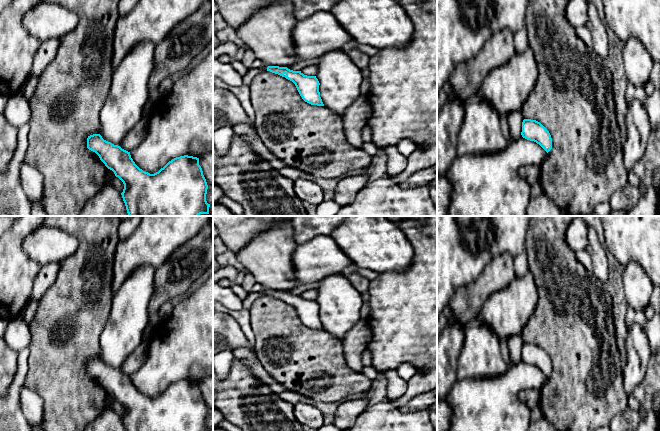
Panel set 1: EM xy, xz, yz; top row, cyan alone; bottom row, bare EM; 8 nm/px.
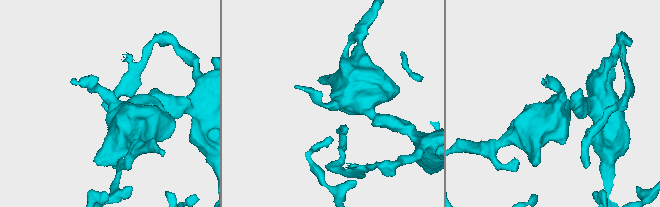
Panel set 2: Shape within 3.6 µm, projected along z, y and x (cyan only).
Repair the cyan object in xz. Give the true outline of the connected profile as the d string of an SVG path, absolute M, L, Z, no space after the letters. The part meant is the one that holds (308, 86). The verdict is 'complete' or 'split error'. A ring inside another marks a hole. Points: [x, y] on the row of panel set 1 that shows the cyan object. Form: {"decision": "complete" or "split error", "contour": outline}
{"decision": "split error", "contour": "M263 65L259 69L262 72L270 71L292 81L305 102L311 105L324 106L319 92L320 83L316 76L307 76L301 71L293 71L287 67L279 66Z"}

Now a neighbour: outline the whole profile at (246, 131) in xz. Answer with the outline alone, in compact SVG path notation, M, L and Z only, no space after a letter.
M238 124L233 127L234 134L250 139L256 132L253 125L250 124Z

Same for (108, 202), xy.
M111 184L84 205L78 216L129 216L121 193Z

